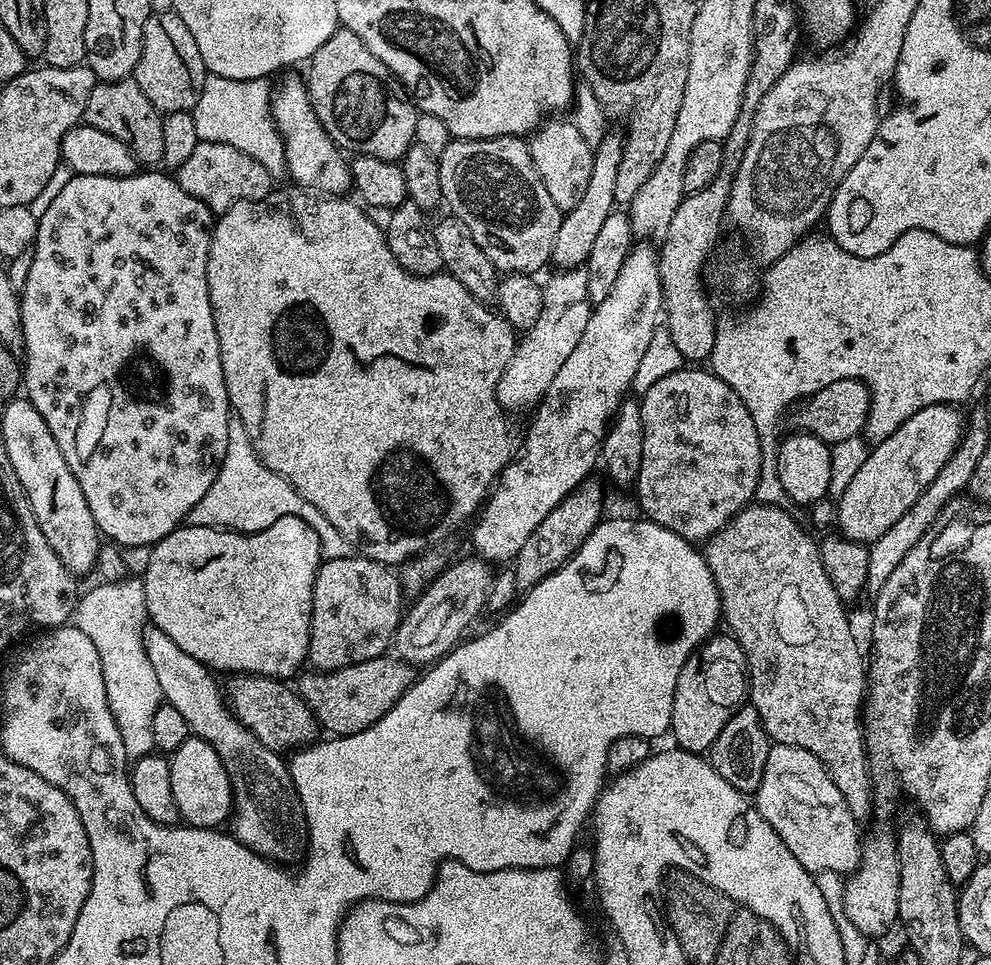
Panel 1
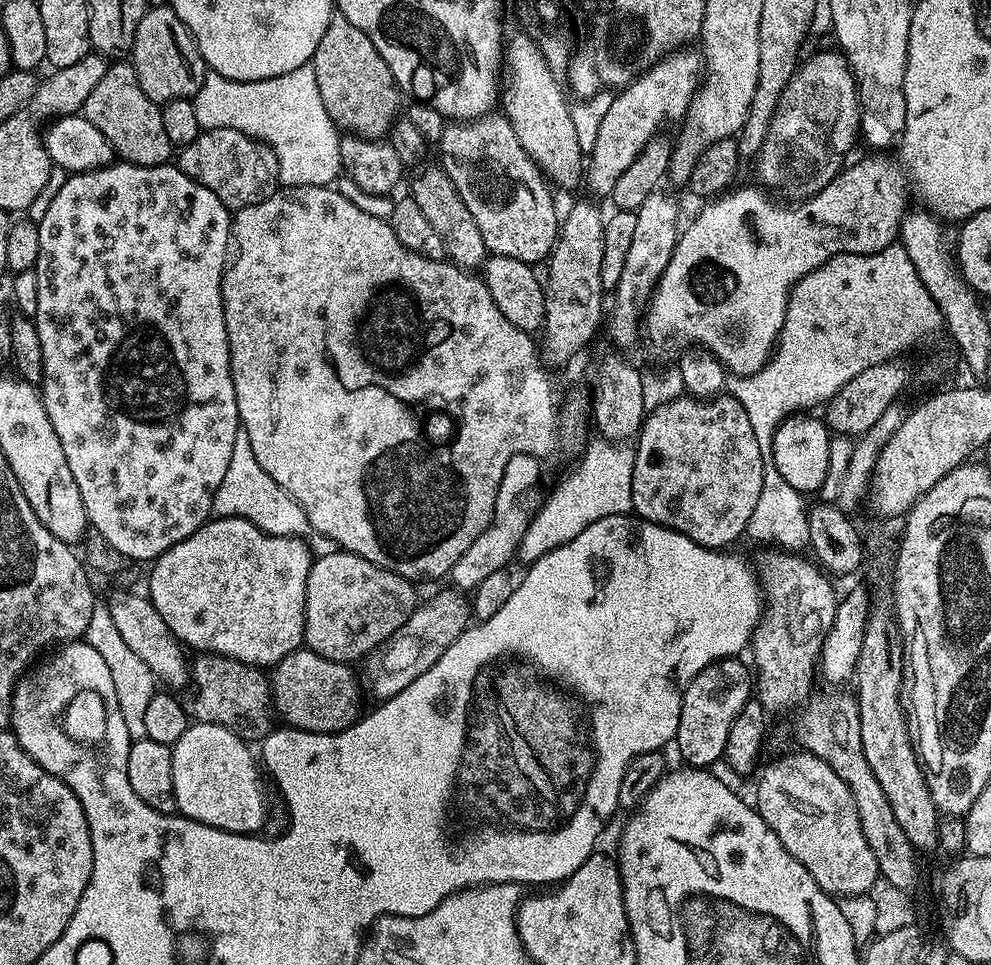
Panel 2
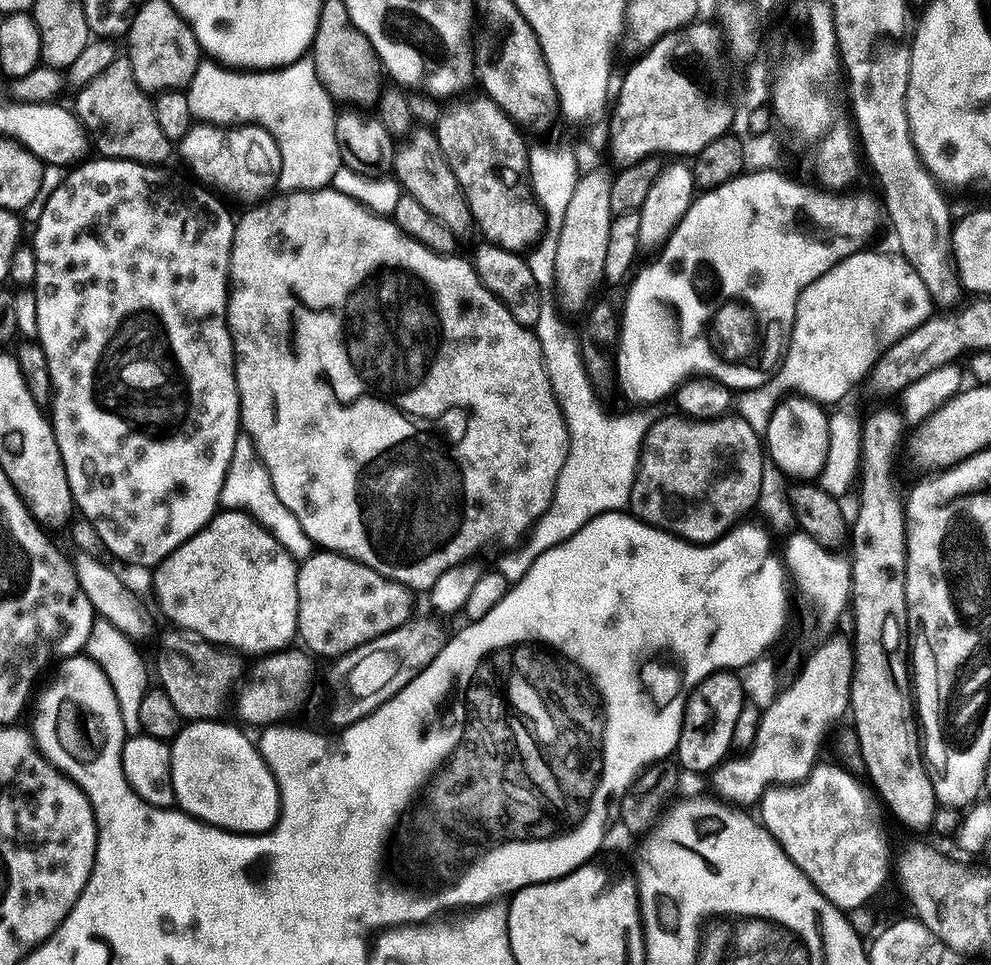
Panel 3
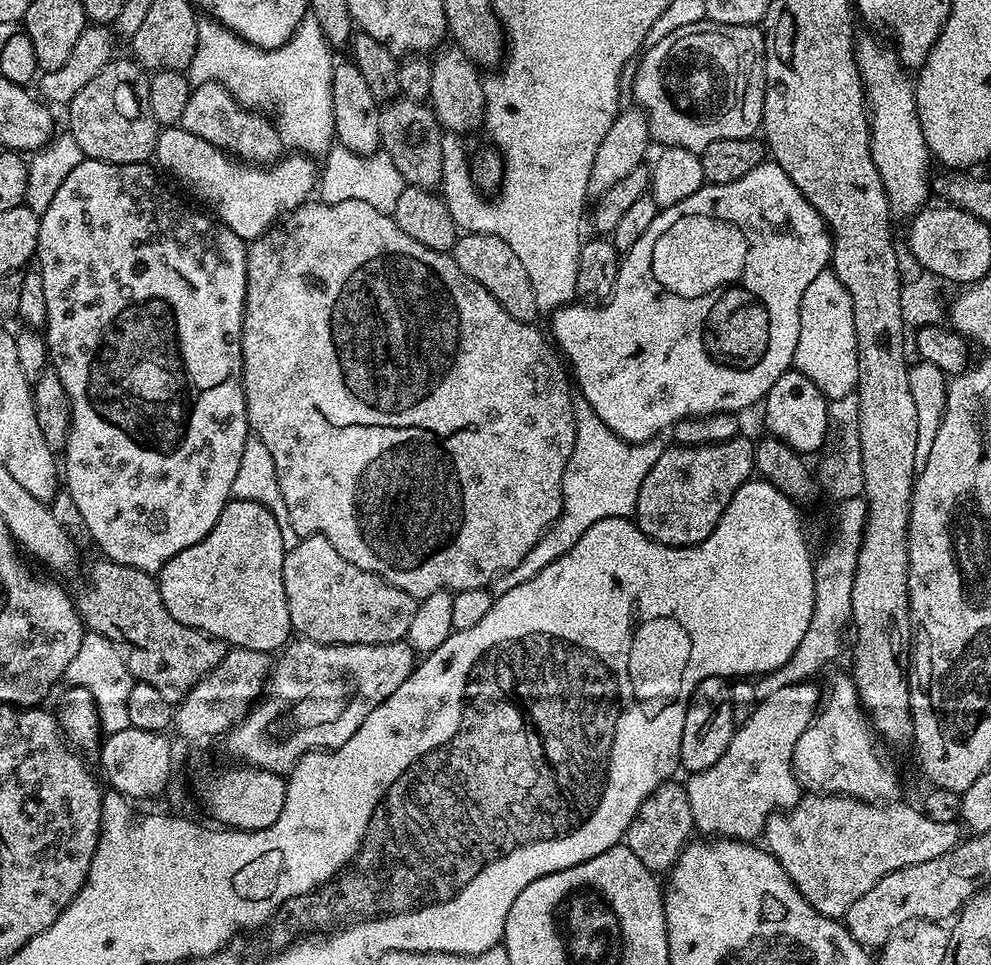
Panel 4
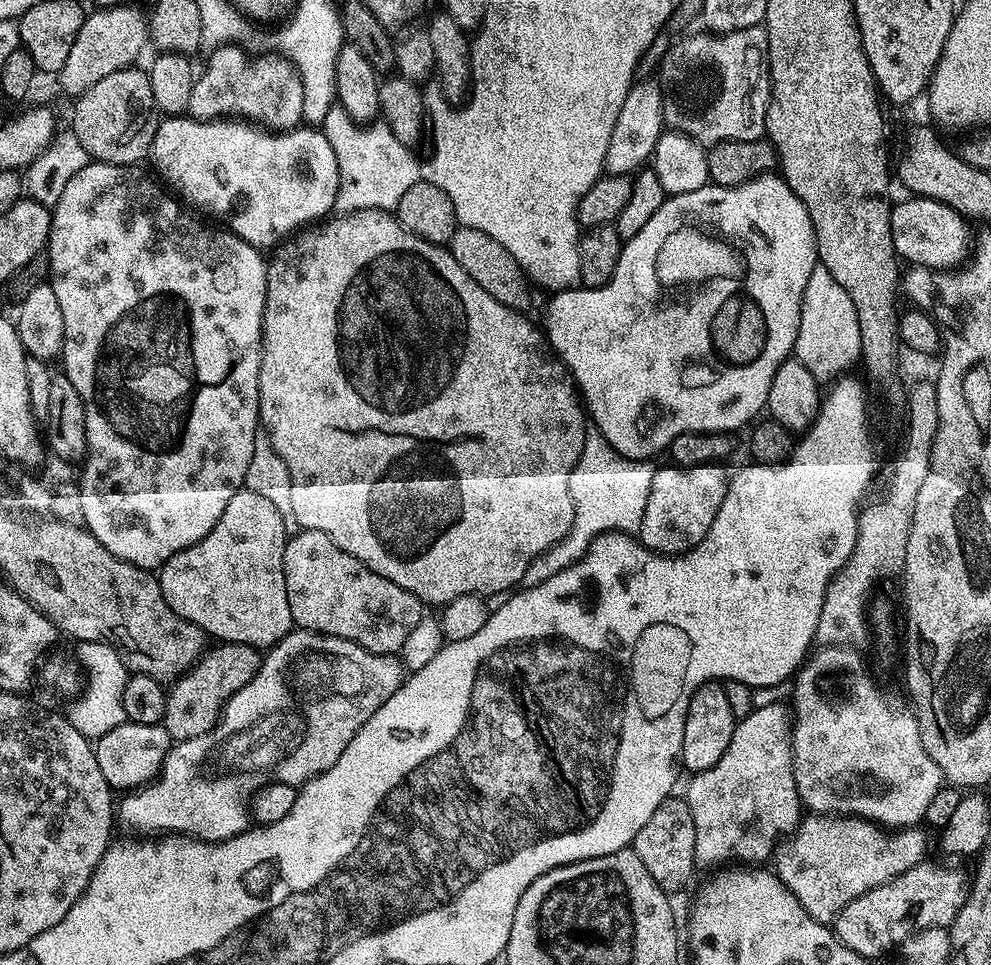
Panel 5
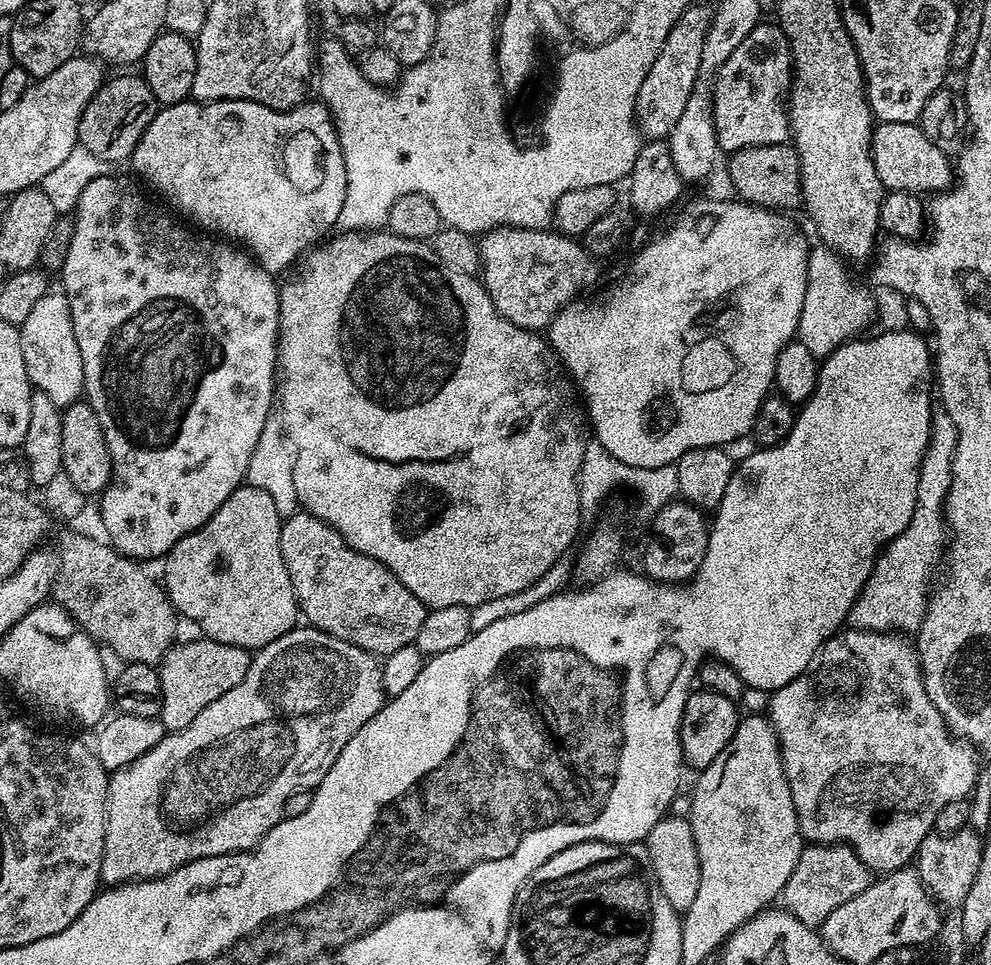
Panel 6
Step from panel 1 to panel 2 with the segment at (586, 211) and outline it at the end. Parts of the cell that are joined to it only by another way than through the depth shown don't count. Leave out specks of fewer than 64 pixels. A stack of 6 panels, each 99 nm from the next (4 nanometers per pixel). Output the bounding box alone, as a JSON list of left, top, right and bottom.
[586,46,704,197]

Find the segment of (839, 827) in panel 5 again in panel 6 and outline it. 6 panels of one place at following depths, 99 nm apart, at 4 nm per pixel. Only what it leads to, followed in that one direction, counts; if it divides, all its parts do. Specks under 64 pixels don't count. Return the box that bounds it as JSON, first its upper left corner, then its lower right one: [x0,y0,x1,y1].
[782,844,873,930]

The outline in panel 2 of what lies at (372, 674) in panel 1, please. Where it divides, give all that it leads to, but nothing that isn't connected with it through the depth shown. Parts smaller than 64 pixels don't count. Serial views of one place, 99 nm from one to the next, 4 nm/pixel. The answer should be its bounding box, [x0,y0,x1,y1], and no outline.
[270,646,362,732]

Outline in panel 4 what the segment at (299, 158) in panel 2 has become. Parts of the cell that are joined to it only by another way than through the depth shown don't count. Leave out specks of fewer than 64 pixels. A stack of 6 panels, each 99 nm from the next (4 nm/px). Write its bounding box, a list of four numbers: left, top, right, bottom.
[186,14,334,154]

